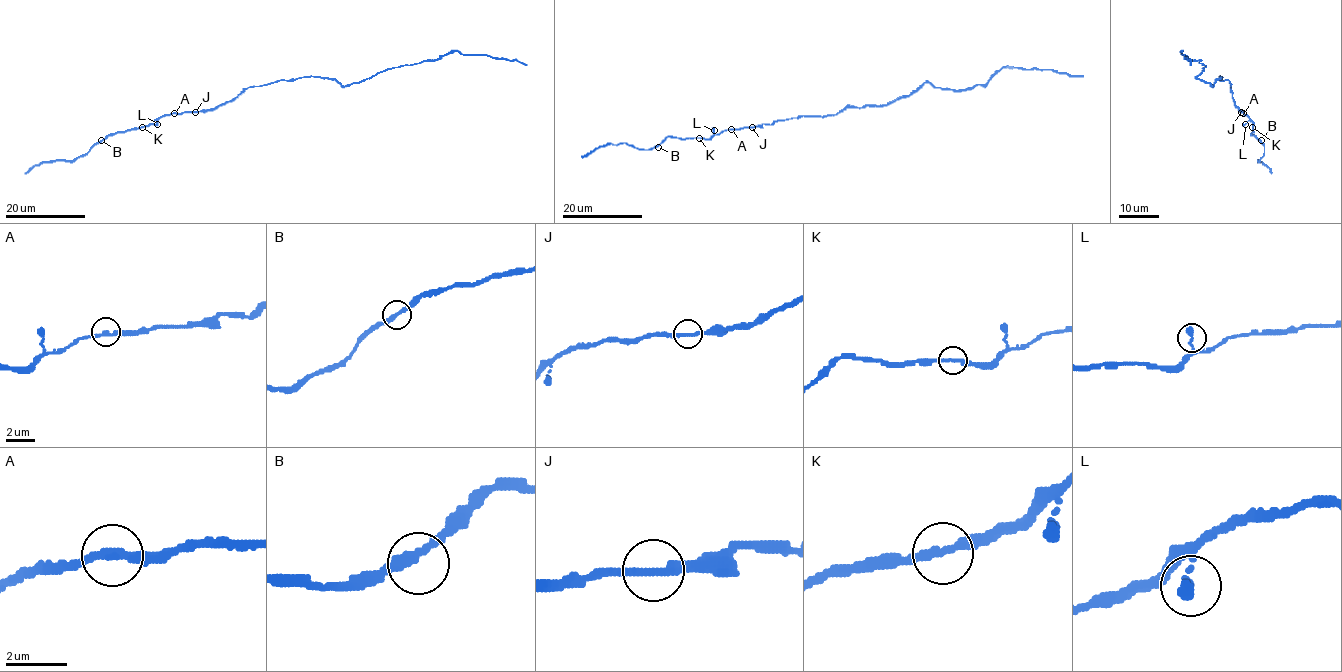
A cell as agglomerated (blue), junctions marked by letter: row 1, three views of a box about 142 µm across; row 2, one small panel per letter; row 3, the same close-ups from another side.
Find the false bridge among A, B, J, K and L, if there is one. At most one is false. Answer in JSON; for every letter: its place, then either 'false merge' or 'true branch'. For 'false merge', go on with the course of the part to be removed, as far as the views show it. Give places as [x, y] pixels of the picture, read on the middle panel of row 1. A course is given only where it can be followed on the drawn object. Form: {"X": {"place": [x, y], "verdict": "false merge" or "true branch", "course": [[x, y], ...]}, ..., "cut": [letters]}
{"A": {"place": [731, 129], "verdict": "true branch"}, "B": {"place": [658, 147], "verdict": "true branch"}, "J": {"place": [752, 127], "verdict": "true branch"}, "K": {"place": [699, 138], "verdict": "true branch"}, "L": {"place": [714, 130], "verdict": "true branch"}, "cut": []}

